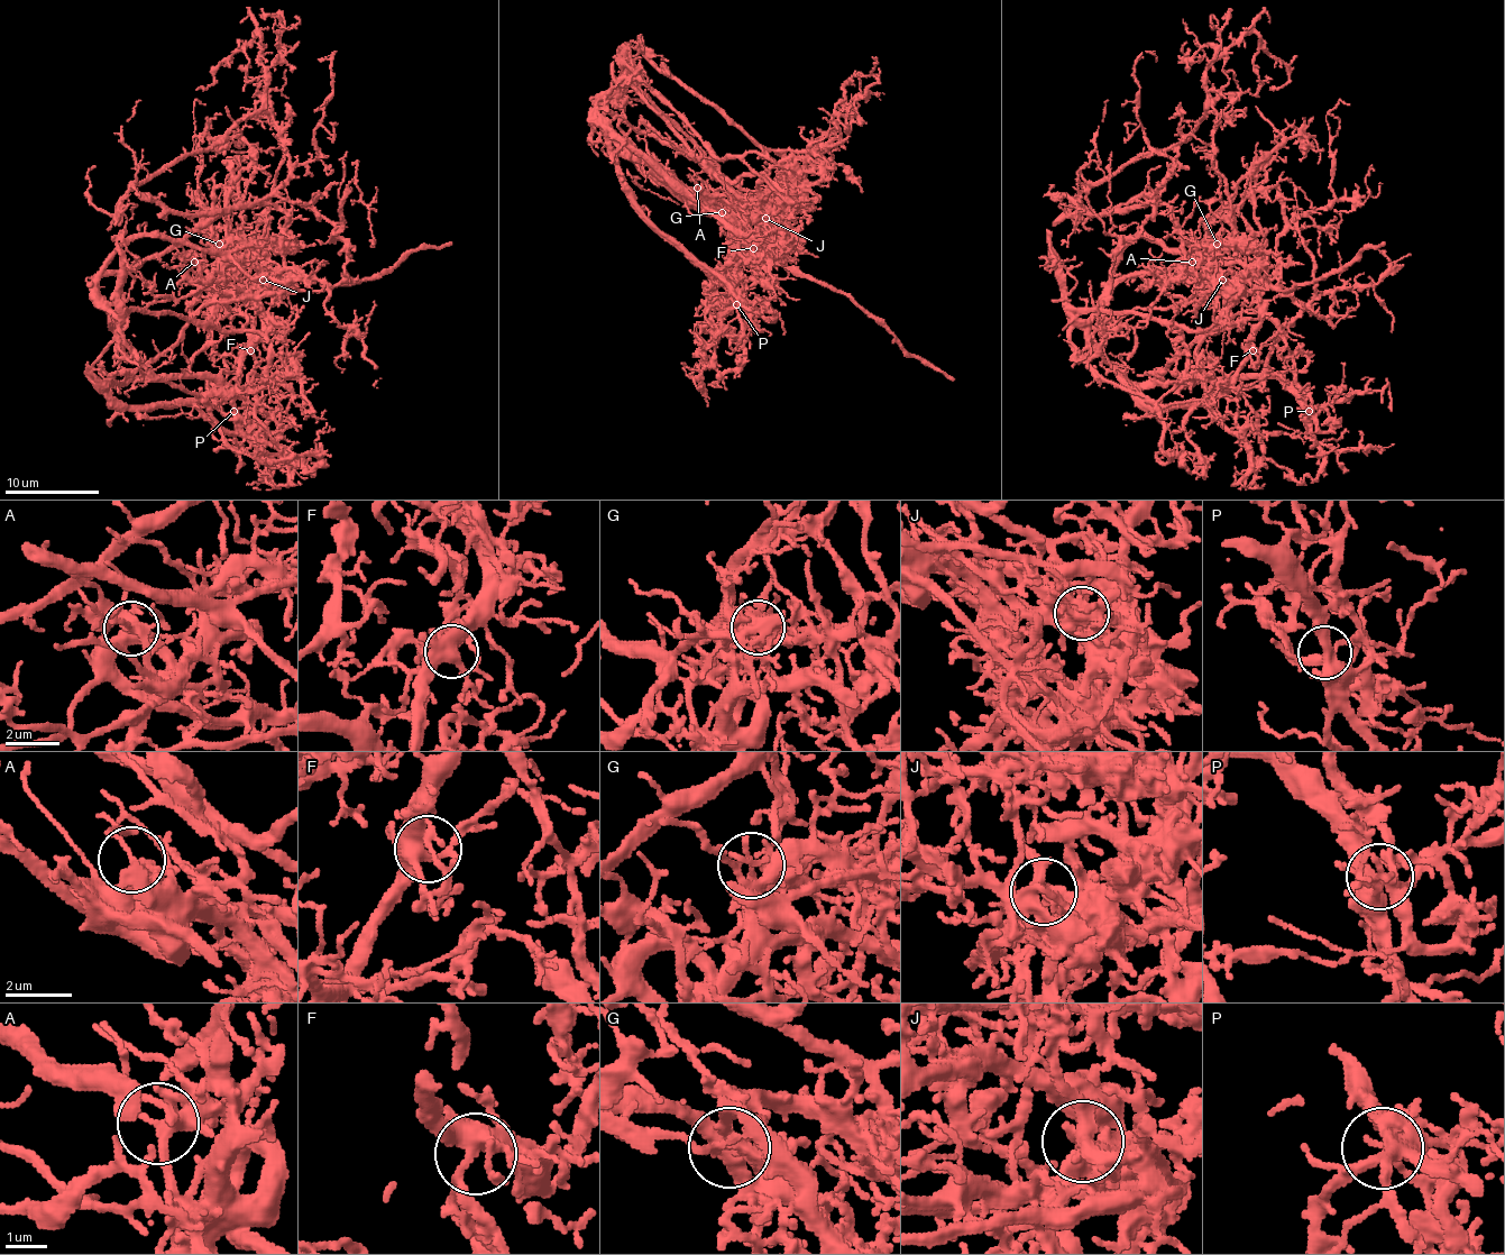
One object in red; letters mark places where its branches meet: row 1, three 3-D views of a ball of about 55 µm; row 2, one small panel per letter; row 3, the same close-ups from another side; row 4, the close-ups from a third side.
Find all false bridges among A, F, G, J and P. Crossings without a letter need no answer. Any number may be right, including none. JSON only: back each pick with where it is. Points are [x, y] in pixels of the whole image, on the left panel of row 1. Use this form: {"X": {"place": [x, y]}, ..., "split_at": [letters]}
{"G": {"place": [219, 244]}, "J": {"place": [263, 280]}, "split_at": ["G", "J"]}

